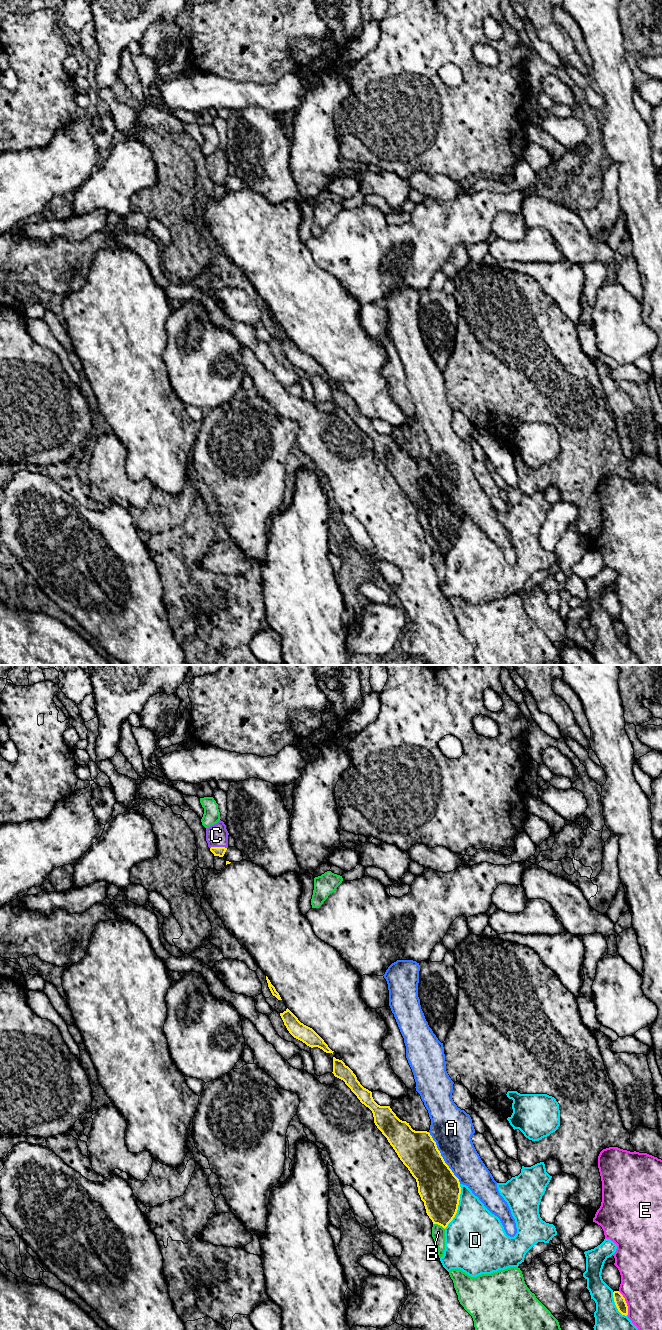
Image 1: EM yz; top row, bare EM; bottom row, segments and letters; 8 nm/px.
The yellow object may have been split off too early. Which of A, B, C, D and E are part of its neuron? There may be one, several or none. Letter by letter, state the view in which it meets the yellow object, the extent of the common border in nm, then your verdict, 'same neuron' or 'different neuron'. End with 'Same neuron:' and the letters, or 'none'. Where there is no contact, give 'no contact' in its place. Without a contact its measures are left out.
A: contact in yz; length 480 nm; different neuron
B: contact in yz; length 110 nm; different neuron
C: contact in yz; length 140 nm; same neuron
D: contact in yz; length 380 nm; different neuron
E: contact in yz; length 220 nm; different neuron
Same neuron: C

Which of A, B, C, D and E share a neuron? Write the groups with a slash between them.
A / B / C / D / E

